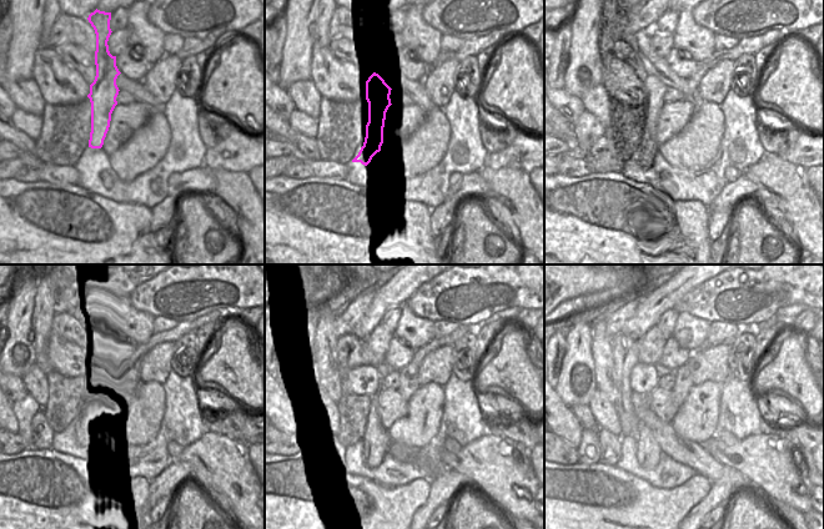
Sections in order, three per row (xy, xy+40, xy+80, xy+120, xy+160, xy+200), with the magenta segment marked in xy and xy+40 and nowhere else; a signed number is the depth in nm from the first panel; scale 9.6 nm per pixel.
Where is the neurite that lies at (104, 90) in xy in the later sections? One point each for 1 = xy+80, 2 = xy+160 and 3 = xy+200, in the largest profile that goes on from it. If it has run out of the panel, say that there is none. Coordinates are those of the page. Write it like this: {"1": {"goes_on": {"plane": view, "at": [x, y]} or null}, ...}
{"1": {"goes_on": {"plane": "xy+80", "at": [656, 90]}}, "2": {"goes_on": {"plane": "xy+160", "at": [375, 439]}}, "3": {"goes_on": {"plane": "xy+200", "at": [648, 453]}}}

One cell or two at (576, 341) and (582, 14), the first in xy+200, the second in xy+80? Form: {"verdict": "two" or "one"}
{"verdict": "one"}

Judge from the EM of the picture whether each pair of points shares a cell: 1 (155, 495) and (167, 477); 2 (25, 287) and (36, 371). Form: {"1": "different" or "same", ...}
{"1": "same", "2": "different"}

